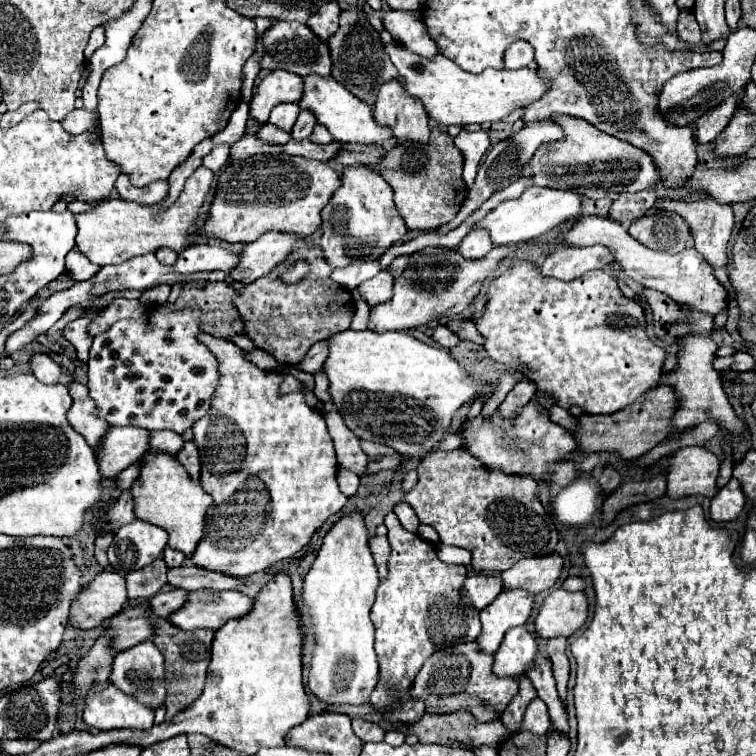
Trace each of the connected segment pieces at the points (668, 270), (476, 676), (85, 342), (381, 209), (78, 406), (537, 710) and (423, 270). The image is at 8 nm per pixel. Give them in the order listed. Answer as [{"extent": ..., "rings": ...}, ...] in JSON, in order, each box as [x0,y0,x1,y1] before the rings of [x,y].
[{"extent":[560,216,726,316],"rings":[[[582,216],[572,230],[568,230],[564,236],[560,236],[562,244],[572,244],[572,246],[592,246],[592,244],[604,244],[614,250],[616,262],[622,266],[622,270],[640,282],[644,288],[652,288],[658,292],[668,294],[676,304],[688,304],[696,310],[708,312],[716,316],[724,306],[726,306],[726,290],[720,286],[720,282],[714,278],[714,268],[704,262],[702,254],[696,254],[696,250],[686,248],[680,254],[668,254],[668,252],[658,252],[650,250],[636,238],[628,234],[628,230],[608,218],[598,218],[598,216]]]},{"extent":[412,642,518,720],"rings":[[[464,642],[446,646],[432,654],[412,684],[412,696],[420,696],[426,702],[426,712],[446,714],[456,710],[470,710],[478,720],[496,720],[508,706],[508,702],[518,694],[516,678],[498,678],[492,674],[494,658],[480,654],[476,642]]]},{"extent":[64,318,92,362],"rings":[[[80,318],[80,320],[70,322],[70,324],[64,328],[64,338],[76,348],[78,358],[80,358],[82,362],[88,360],[88,350],[90,350],[90,344],[92,344],[92,338],[90,338],[88,332],[86,332],[88,322],[90,322],[90,318]]]},{"extent":[320,166,406,268],"rings":[[[368,166],[344,168],[342,186],[334,192],[332,200],[322,210],[322,240],[320,248],[332,268],[344,268],[358,262],[380,258],[392,244],[400,242],[406,234],[404,220],[398,216],[392,200],[392,188]]]},{"extent":[68,382,110,452],"rings":[[[70,382],[68,388],[74,398],[72,408],[68,410],[68,422],[72,422],[78,434],[82,434],[84,440],[98,452],[106,432],[110,430],[110,424],[98,414],[98,408],[88,396],[88,388],[84,384]]]},{"extent":[520,698,552,734],"rings":[[[534,698],[530,702],[530,706],[526,708],[524,722],[522,722],[522,728],[520,730],[532,730],[536,734],[544,734],[544,732],[550,730],[550,726],[552,726],[552,722],[548,718],[546,704],[540,698]]]},{"extent":[370,246,514,334],"rings":[[[514,246],[492,248],[484,258],[468,260],[452,248],[424,248],[408,256],[408,268],[394,280],[394,294],[388,302],[376,304],[370,310],[370,328],[378,334],[388,330],[412,330],[432,320],[452,318],[460,314],[480,292],[482,282],[496,270],[502,256],[514,252]]]}]

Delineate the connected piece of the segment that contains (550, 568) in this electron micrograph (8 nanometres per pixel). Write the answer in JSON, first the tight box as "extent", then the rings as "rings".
{"extent":[500,554,562,594],"rings":[[[550,554],[548,558],[528,558],[516,562],[512,568],[500,572],[504,590],[526,590],[528,594],[538,594],[542,590],[548,590],[556,586],[556,580],[560,578],[562,570],[562,558],[556,554]]]}

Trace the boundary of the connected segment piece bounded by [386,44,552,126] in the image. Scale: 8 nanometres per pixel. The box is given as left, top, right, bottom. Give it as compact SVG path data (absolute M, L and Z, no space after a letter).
M402 44L386 46L386 52L392 64L398 68L398 74L404 80L404 88L410 92L410 96L422 100L426 112L440 126L450 126L450 124L466 126L466 124L502 120L514 110L526 108L532 102L540 100L552 84L538 70L532 70L526 66L518 70L486 68L480 74L472 74L472 72L464 72L462 68L458 68L444 54L436 54L432 60L428 60L428 58L408 52Z

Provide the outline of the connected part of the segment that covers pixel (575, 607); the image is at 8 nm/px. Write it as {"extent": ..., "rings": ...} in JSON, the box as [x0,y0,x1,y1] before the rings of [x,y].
{"extent":[534,588,588,640],"rings":[[[562,588],[548,594],[534,620],[536,634],[544,640],[552,636],[574,634],[588,618],[588,600],[584,592],[566,592]]]}

